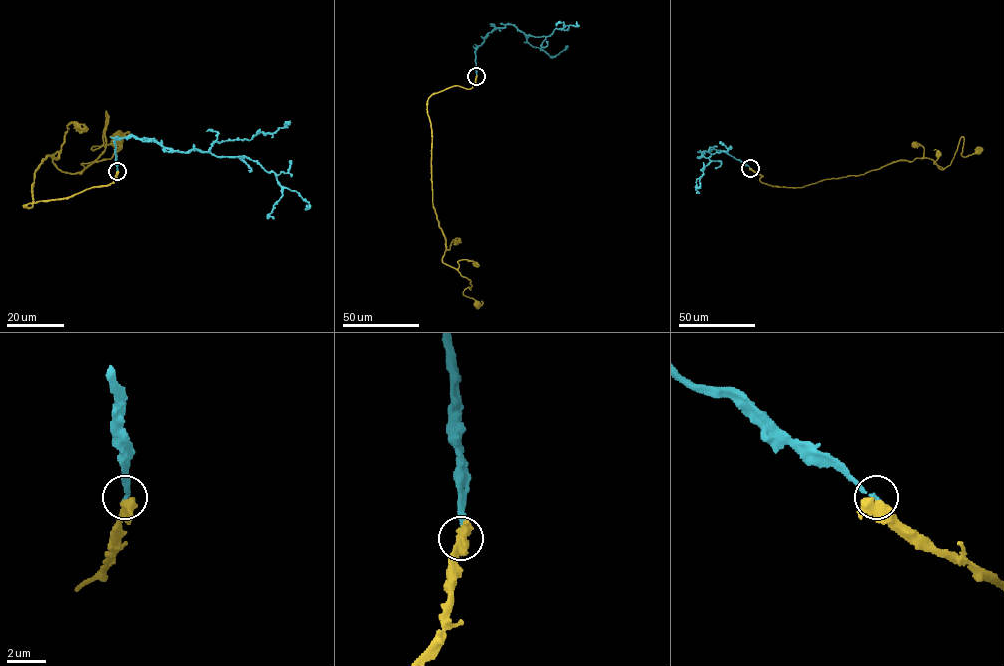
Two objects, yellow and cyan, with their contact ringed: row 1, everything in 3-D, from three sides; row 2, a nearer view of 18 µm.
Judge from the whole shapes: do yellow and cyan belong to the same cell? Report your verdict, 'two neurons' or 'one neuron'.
two neurons

